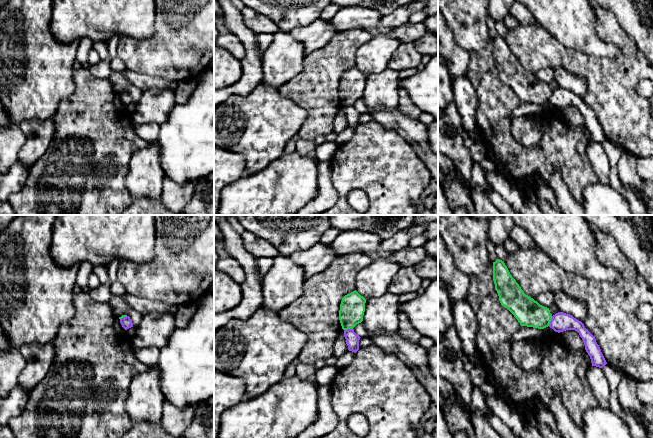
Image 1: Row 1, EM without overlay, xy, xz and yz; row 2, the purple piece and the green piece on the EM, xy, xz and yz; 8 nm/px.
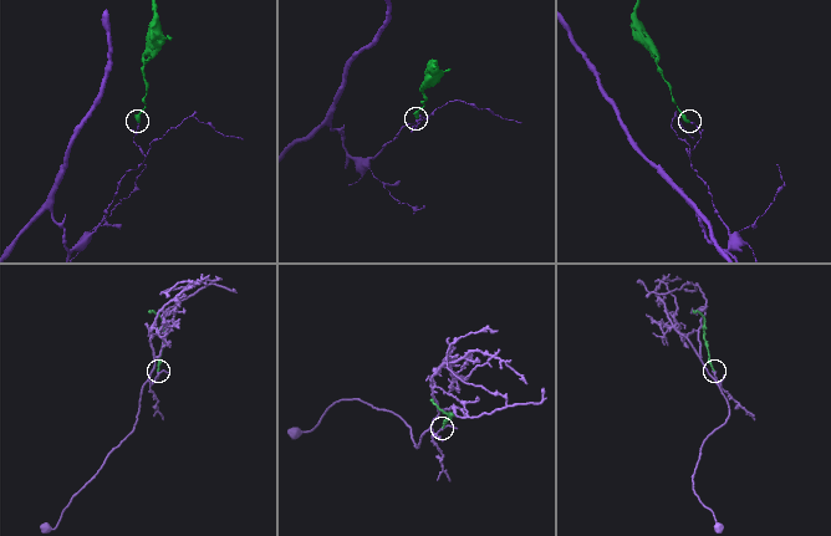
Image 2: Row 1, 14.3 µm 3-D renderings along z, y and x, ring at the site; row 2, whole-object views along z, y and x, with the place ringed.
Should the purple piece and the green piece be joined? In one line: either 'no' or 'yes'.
no

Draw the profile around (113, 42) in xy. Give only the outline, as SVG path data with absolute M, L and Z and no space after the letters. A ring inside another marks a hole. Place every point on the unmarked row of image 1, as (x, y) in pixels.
M114 35L107 42L108 54L110 59L113 59L117 56L117 46L121 40L121 37Z

